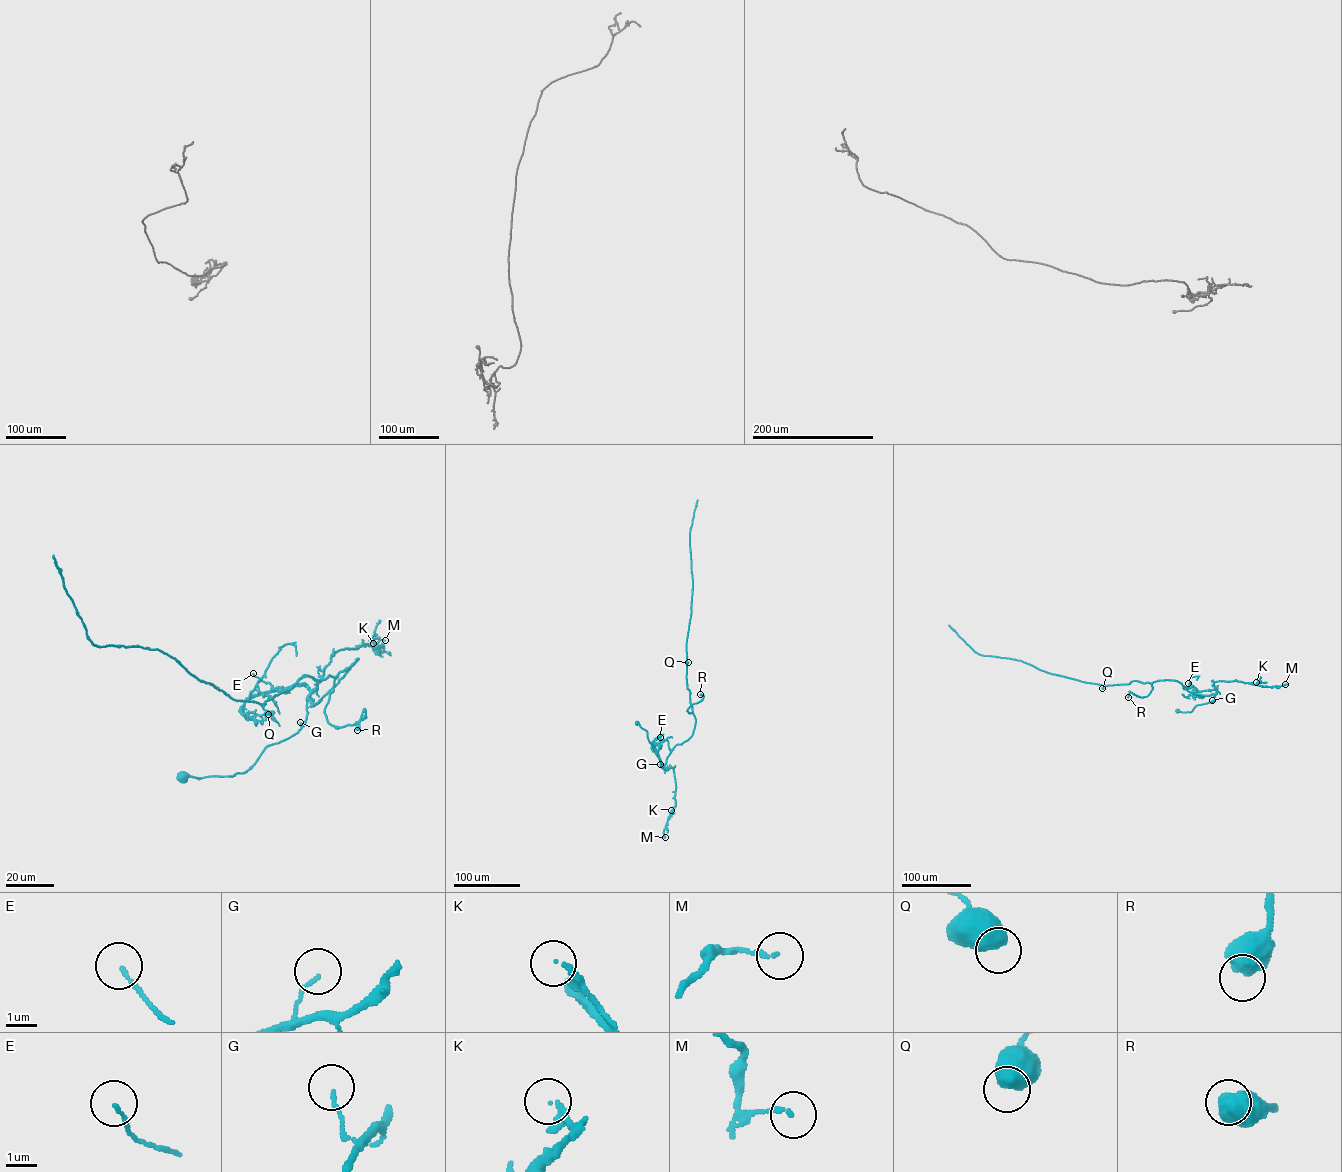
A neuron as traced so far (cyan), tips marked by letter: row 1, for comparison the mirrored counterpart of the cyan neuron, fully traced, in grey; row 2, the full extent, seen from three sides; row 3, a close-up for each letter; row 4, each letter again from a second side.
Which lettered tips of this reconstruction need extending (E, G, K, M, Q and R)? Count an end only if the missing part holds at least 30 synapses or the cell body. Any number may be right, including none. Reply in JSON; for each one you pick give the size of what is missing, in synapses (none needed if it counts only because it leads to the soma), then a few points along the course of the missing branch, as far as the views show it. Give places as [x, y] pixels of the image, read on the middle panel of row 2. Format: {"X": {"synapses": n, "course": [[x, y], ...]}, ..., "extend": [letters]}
{"extend": []}

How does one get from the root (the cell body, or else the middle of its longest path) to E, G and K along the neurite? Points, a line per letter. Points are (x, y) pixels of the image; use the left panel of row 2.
E: (182, 777), (244, 772), (266, 747), (303, 725), (306, 686), (247, 698), (260, 679), (253, 673)
G: (182, 777), (231, 776), (244, 772), (267, 746), (297, 733), (302, 726), (300, 722)
K: (182, 777), (245, 772), (266, 747), (303, 725), (307, 696), (334, 653), (363, 642), (382, 645), (373, 643)

